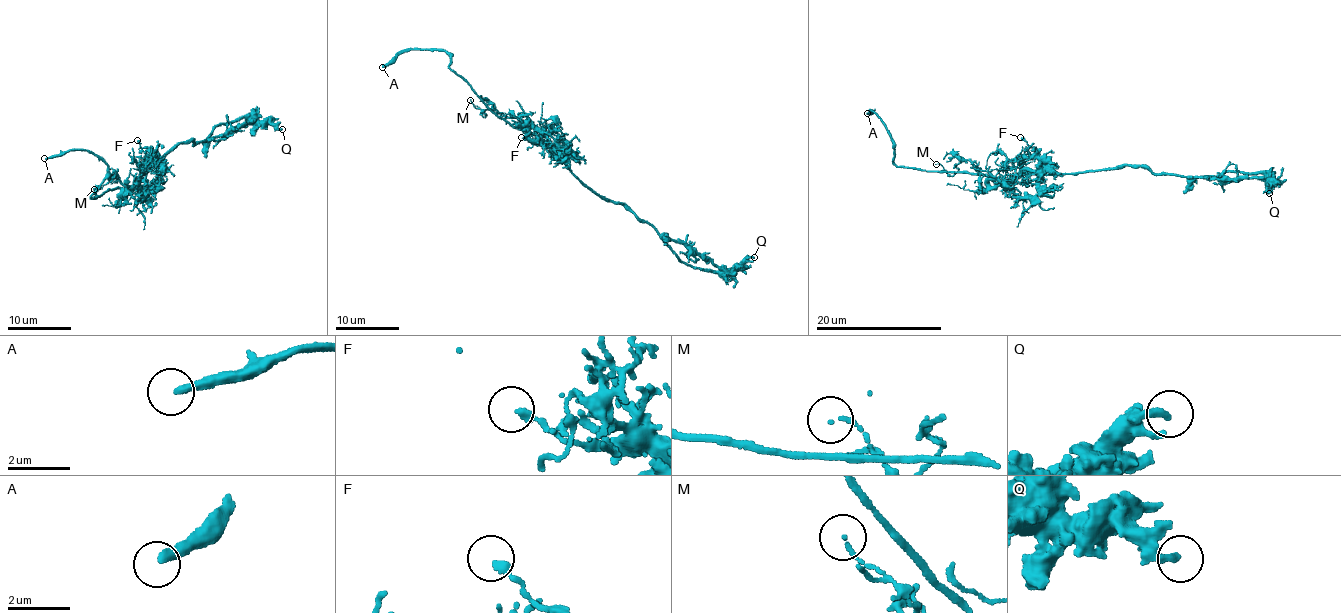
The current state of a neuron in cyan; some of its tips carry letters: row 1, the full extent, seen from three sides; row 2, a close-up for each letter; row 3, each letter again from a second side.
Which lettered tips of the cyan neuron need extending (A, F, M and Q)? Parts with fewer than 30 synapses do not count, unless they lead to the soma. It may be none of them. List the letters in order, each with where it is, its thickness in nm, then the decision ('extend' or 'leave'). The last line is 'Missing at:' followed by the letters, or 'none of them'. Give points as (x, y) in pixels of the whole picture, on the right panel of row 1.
A: at (867, 113); 260 nm thick; extend
F: at (1020, 137); 200 nm thick; leave
M: at (936, 164); 100 nm thick; leave
Q: at (1269, 193); 220 nm thick; leave
Missing at: A

